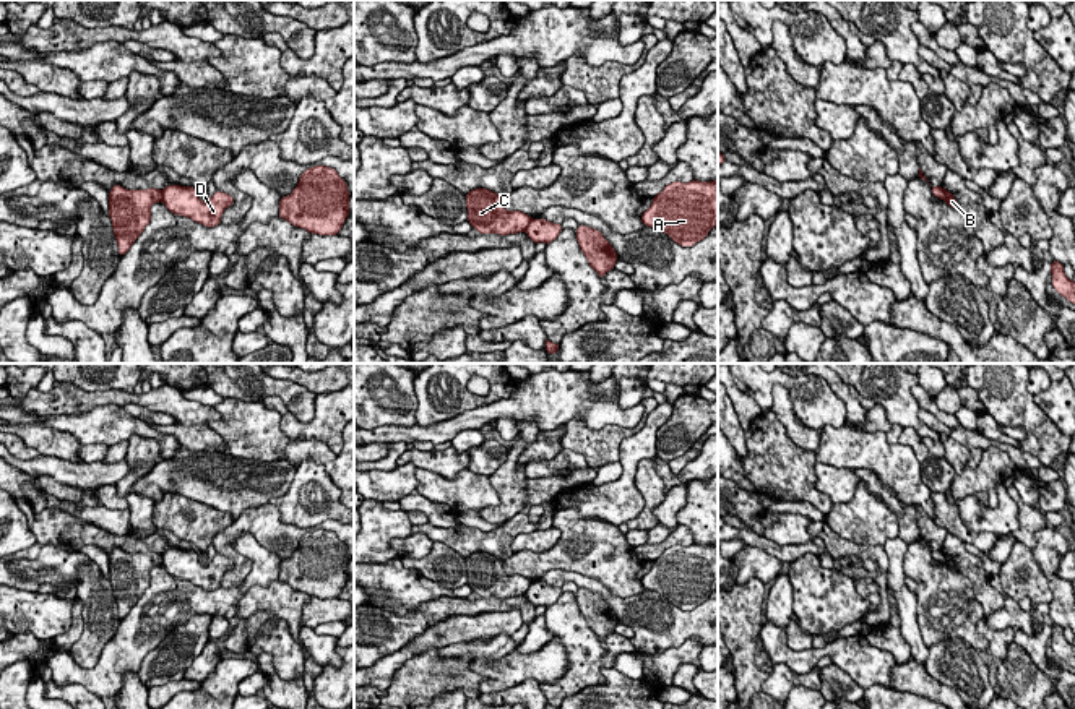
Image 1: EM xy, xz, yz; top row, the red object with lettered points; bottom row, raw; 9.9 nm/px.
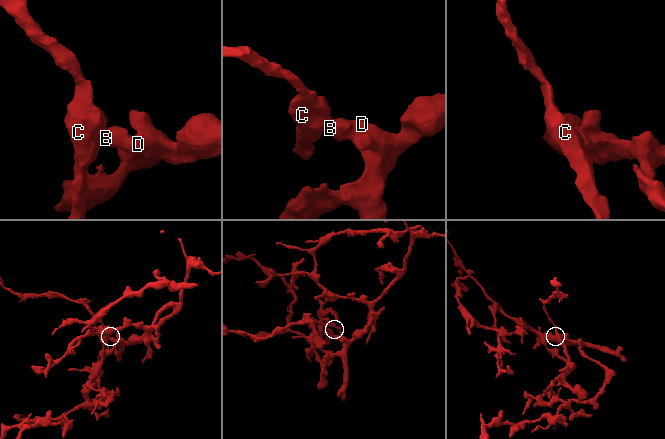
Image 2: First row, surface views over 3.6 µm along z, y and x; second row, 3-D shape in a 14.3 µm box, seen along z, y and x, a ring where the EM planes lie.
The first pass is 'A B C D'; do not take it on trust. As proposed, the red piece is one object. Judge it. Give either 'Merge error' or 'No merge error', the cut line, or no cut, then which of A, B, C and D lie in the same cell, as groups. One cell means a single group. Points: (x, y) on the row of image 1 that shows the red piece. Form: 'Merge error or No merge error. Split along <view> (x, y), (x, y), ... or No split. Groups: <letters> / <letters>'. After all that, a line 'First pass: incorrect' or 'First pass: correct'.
Merge error. Split along xz (531, 219), (525, 231). Groups: A B D / C
First pass: incorrect

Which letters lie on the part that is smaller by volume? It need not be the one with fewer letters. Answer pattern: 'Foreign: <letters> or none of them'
Foreign: C

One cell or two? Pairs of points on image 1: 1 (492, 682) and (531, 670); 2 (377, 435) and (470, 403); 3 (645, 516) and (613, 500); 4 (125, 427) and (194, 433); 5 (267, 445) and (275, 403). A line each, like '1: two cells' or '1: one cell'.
1: one cell
2: two cells
3: two cells
4: two cells
5: two cells

